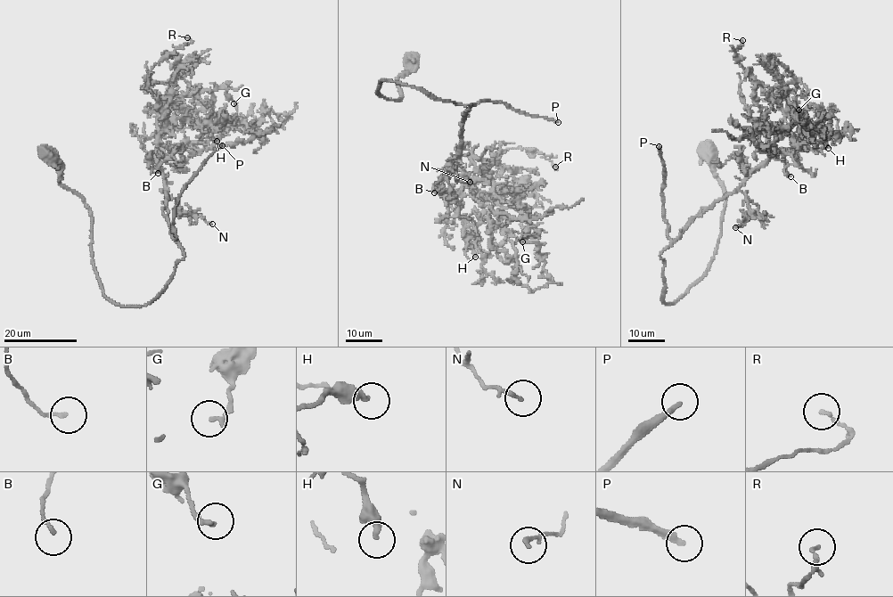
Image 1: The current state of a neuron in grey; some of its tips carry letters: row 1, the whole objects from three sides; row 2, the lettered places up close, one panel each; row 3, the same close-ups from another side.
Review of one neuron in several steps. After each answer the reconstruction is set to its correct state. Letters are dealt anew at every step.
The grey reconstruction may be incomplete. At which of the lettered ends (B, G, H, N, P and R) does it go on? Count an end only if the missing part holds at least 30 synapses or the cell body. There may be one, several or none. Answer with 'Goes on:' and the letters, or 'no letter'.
Goes on: P

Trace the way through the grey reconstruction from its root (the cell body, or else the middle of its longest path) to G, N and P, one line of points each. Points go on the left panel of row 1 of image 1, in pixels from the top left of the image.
G: (48, 153), (90, 213), (104, 294), (143, 306), (184, 257), (157, 109), (218, 88), (233, 103)
N: (48, 153), (90, 213), (92, 263), (115, 303), (147, 304), (184, 257), (165, 189), (178, 211), (212, 224)
P: (48, 153), (90, 213), (104, 294), (137, 306), (184, 257), (175, 206), (222, 145)

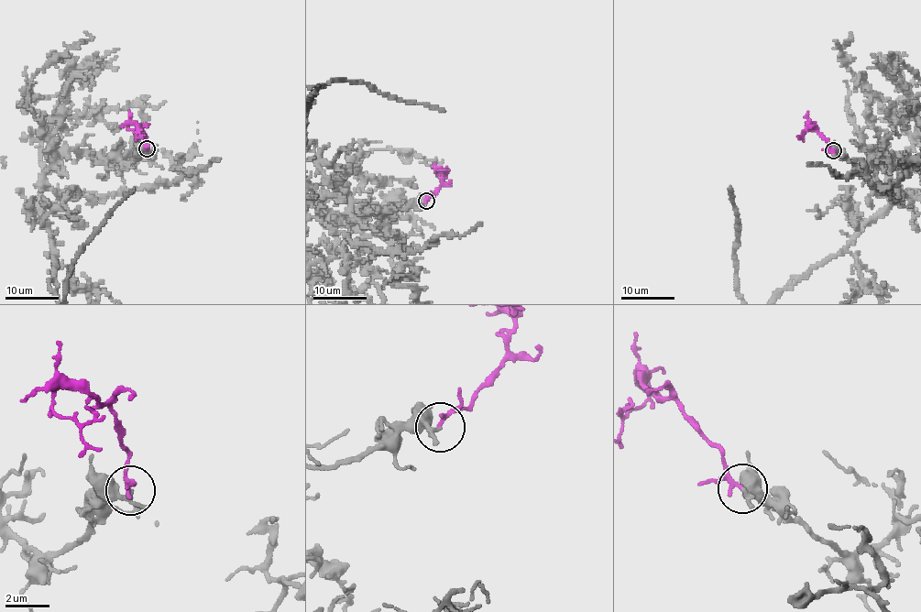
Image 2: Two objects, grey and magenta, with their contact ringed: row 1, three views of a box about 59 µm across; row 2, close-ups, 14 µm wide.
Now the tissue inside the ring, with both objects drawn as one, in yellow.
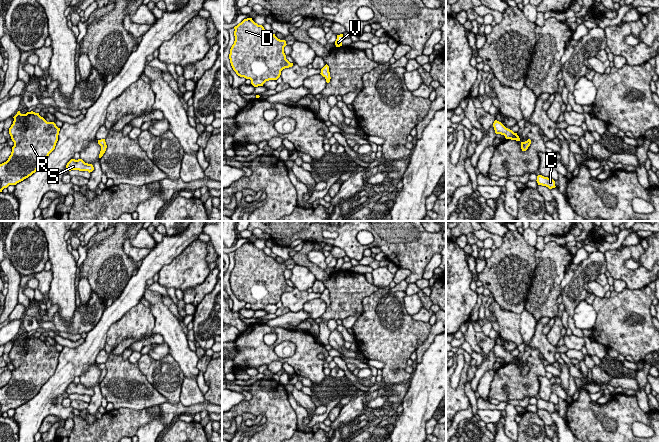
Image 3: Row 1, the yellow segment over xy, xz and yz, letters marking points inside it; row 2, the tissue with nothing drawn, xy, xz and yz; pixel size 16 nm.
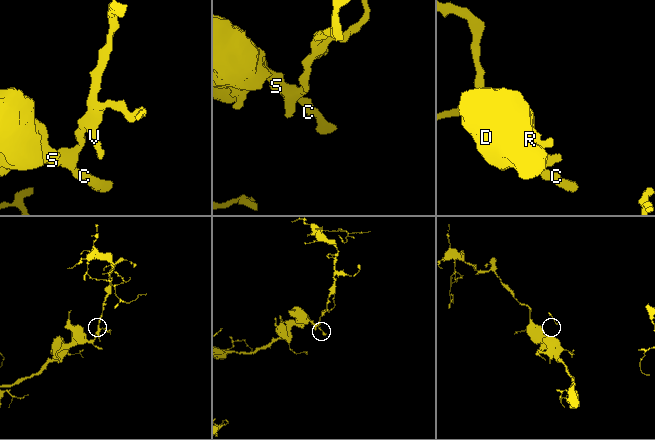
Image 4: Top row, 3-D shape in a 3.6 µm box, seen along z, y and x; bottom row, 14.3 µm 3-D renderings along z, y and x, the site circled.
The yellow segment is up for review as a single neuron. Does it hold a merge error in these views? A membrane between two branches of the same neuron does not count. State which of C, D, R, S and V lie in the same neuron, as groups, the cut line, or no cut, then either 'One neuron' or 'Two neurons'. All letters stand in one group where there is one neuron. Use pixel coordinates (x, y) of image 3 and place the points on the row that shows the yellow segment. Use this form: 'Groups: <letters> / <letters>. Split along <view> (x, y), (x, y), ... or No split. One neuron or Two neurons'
Groups: C D R S V. No split. One neuron

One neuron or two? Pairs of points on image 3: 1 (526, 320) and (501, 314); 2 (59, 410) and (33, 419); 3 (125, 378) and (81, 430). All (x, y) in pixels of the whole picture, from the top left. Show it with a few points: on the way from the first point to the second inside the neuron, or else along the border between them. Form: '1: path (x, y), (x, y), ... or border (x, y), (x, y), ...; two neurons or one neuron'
1: border (519, 314), (519, 332), (524, 342); two neurons
2: path (53, 410), (42, 410), (39, 413); one neuron
3: border (114, 408), (132, 408), (137, 410); two neurons

